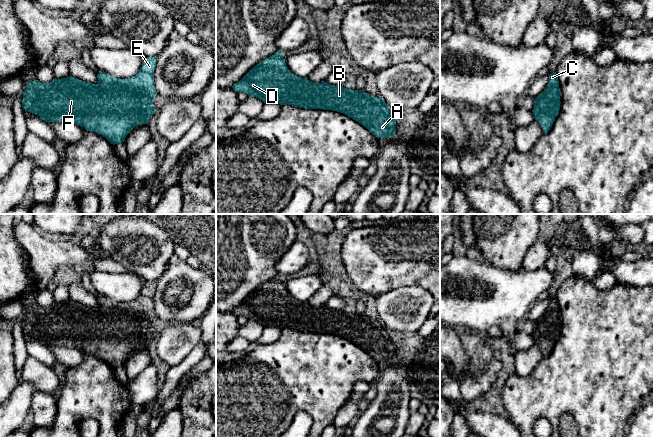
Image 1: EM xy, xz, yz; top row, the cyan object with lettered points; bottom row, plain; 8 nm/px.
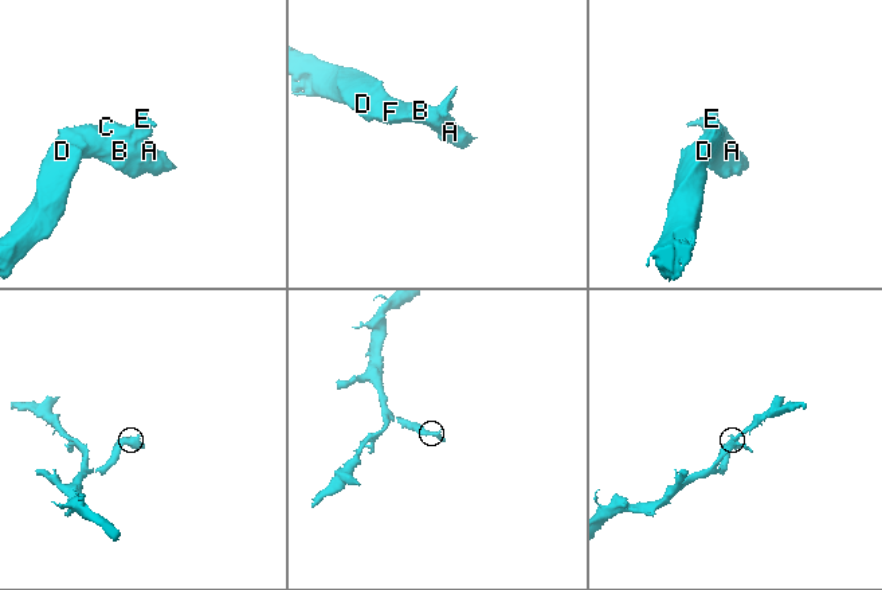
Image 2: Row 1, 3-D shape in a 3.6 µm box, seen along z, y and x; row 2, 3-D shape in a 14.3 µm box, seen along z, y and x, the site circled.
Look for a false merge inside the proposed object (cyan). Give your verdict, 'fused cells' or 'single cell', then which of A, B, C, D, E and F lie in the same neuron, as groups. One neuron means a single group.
single cell; A B C D E F

